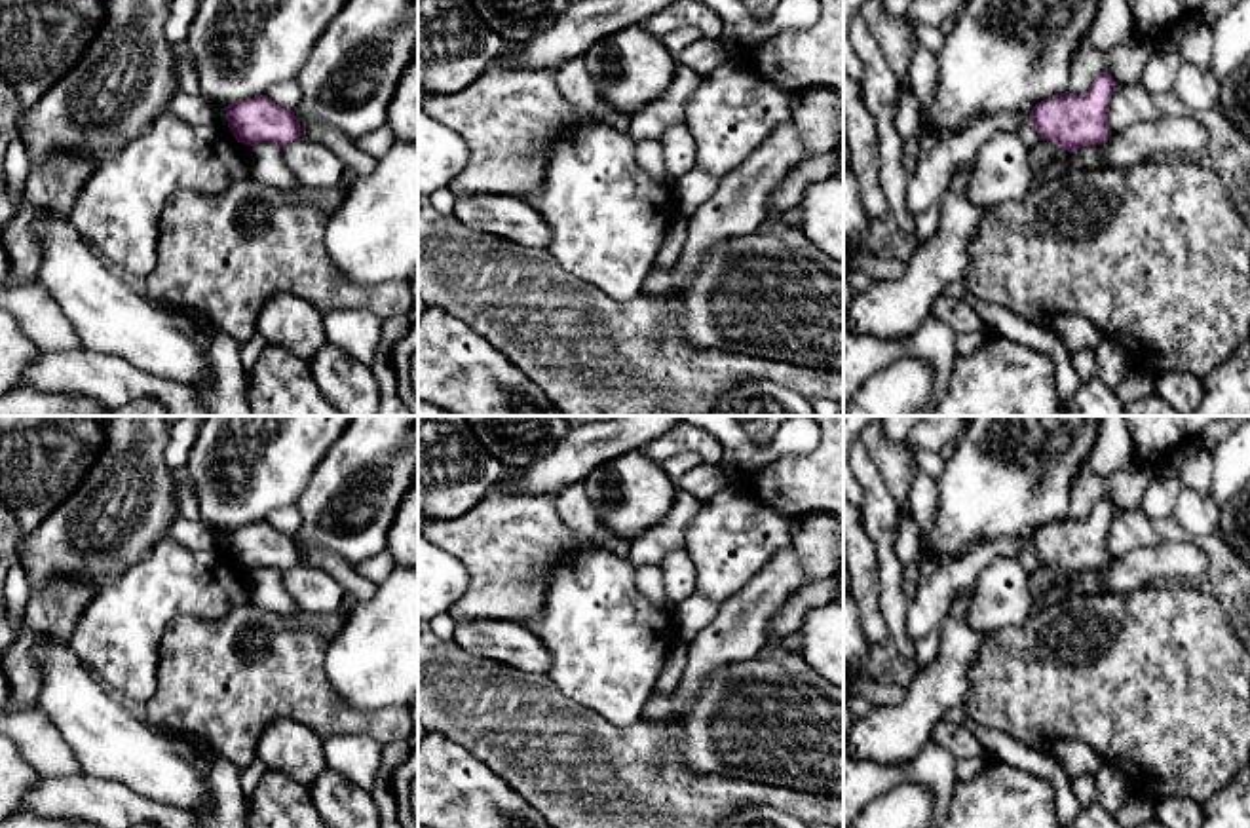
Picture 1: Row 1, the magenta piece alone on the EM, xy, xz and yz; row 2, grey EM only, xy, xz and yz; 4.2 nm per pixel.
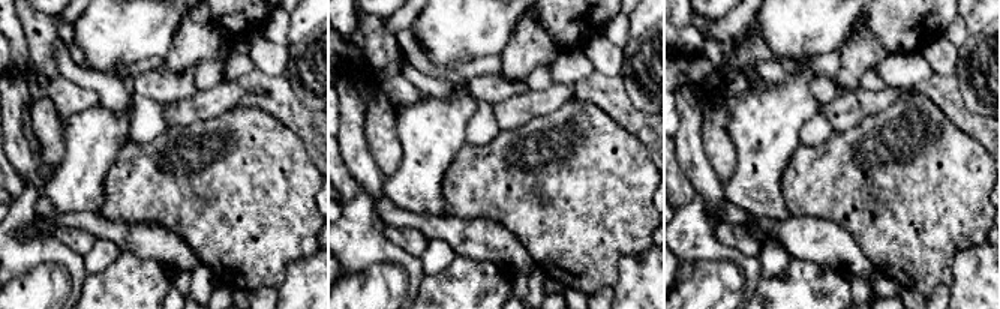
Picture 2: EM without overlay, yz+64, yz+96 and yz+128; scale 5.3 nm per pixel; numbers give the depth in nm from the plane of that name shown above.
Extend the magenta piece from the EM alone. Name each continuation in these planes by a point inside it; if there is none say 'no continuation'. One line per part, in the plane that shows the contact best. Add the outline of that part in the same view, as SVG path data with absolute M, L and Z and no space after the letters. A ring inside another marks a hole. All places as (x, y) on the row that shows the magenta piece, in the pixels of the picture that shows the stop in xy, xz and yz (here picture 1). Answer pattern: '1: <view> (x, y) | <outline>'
no continuation

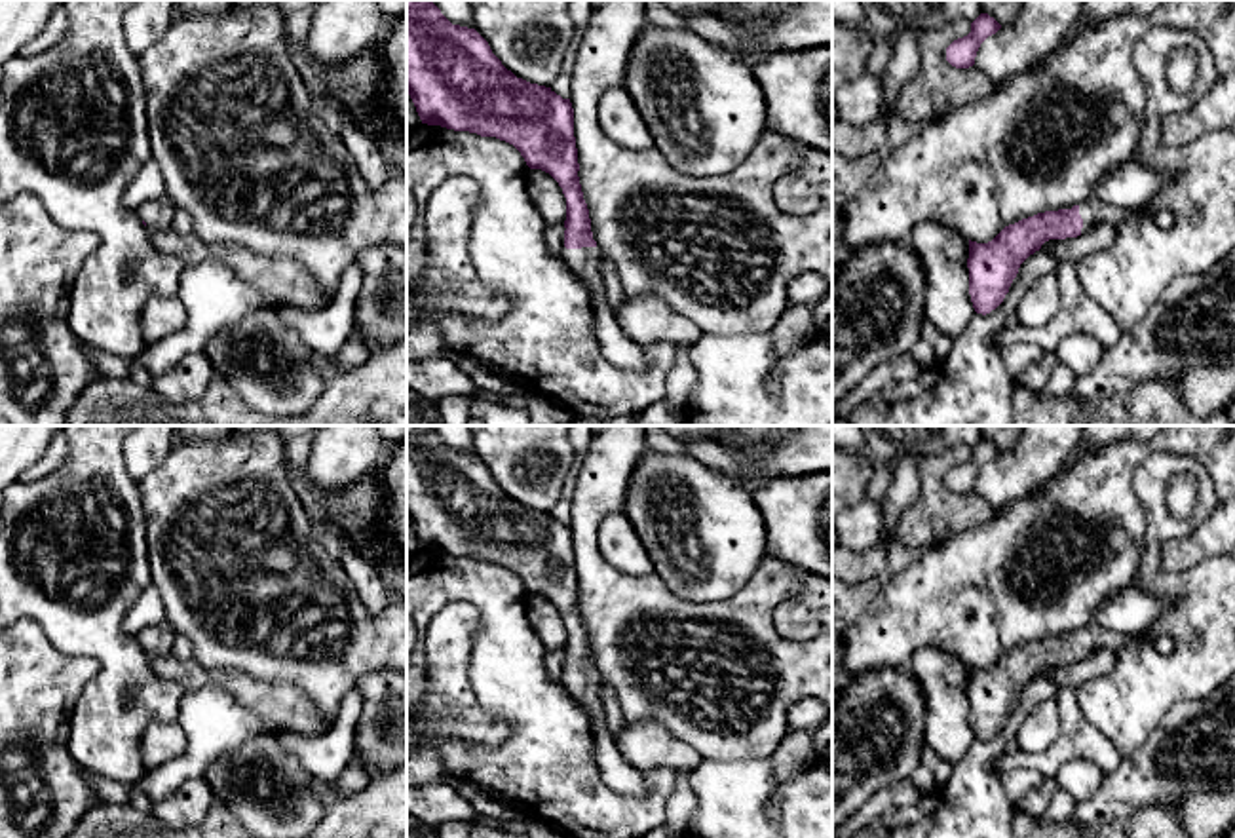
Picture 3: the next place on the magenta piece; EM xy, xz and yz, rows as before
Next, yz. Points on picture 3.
1: yz (1093, 211) | M1091 198L1079 203L1079 215L1083 219L1081 234L1089 232L1091 228L1098 224L1117 224L1119 220L1136 217L1140 213L1142 213L1142 207L1127 209L1127 207L1117 207L1112 203L1104 203L1096 198Z

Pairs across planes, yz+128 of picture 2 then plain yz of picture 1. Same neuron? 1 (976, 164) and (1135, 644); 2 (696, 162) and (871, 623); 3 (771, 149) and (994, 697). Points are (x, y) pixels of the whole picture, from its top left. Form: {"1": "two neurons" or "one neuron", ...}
{"1": "one neuron", "2": "one neuron", "3": "two neurons"}

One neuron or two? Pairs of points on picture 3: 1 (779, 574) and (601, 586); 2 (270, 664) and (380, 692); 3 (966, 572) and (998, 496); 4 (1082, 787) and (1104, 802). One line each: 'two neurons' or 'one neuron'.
1: one neuron
2: two neurons
3: two neurons
4: two neurons

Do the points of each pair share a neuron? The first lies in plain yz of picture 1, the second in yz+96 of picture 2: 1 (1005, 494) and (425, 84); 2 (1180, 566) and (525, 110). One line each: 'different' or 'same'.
1: different
2: same

